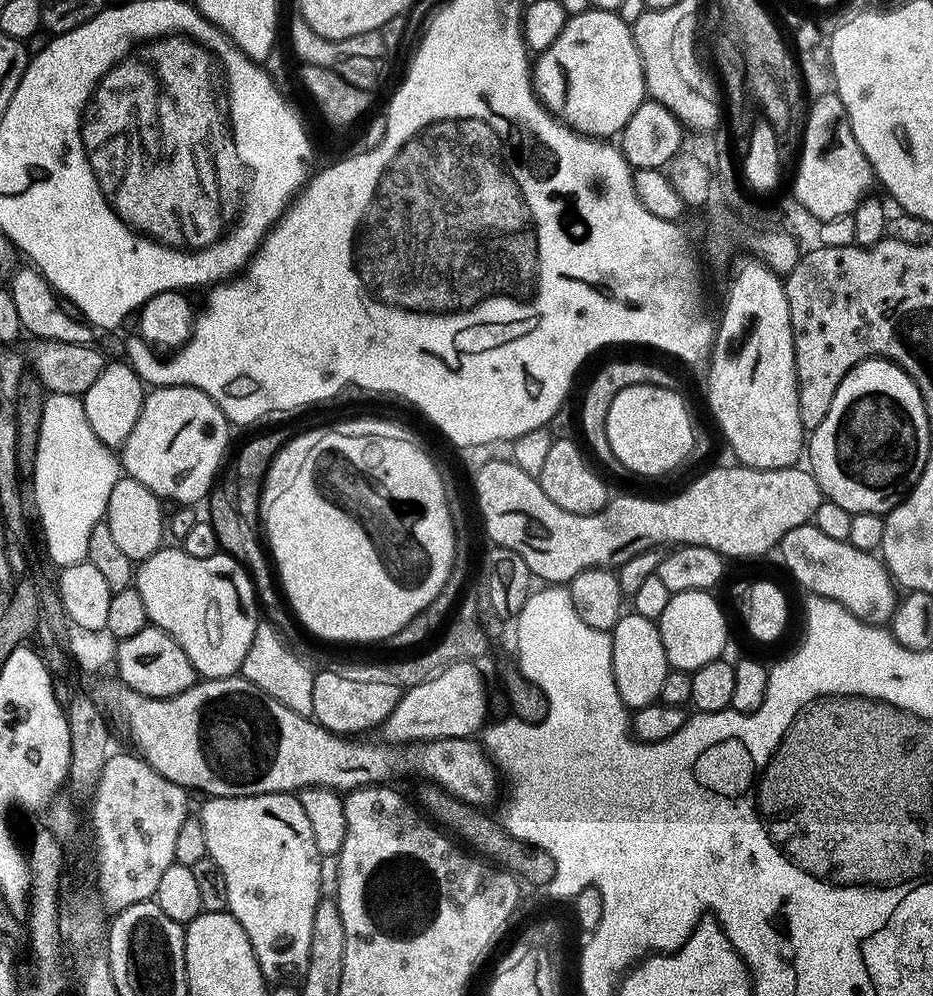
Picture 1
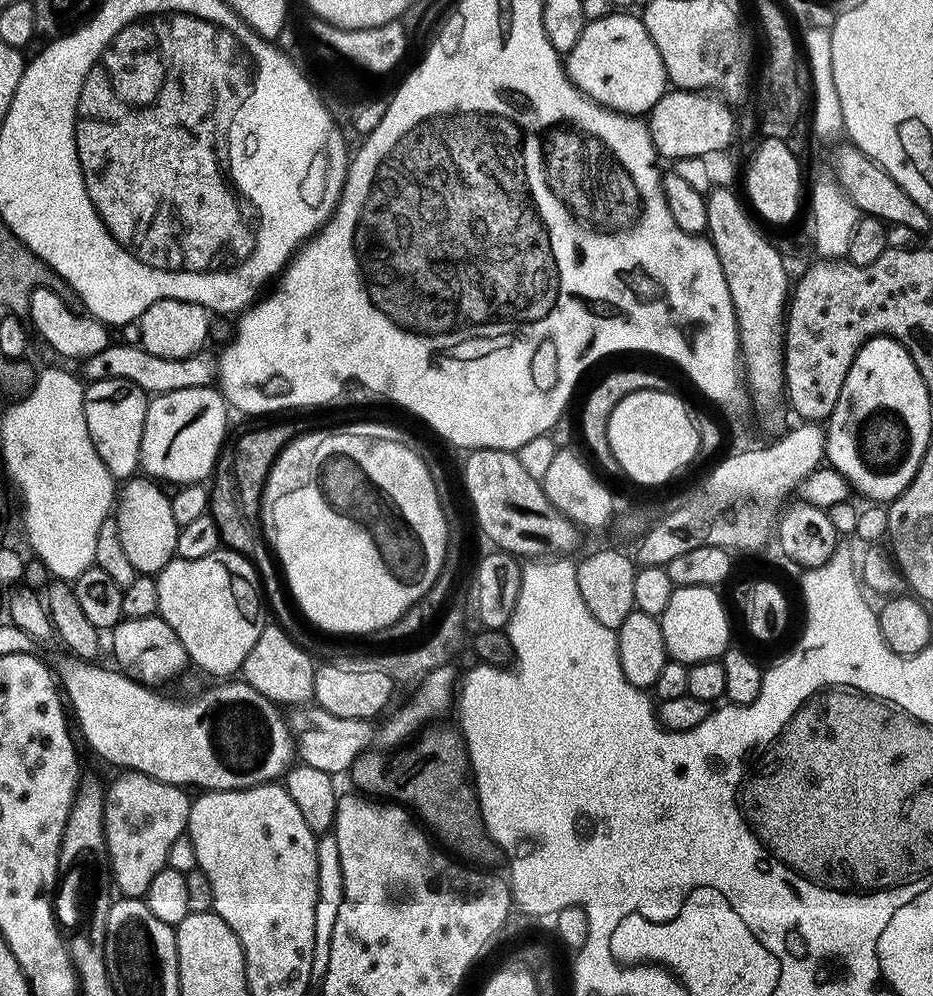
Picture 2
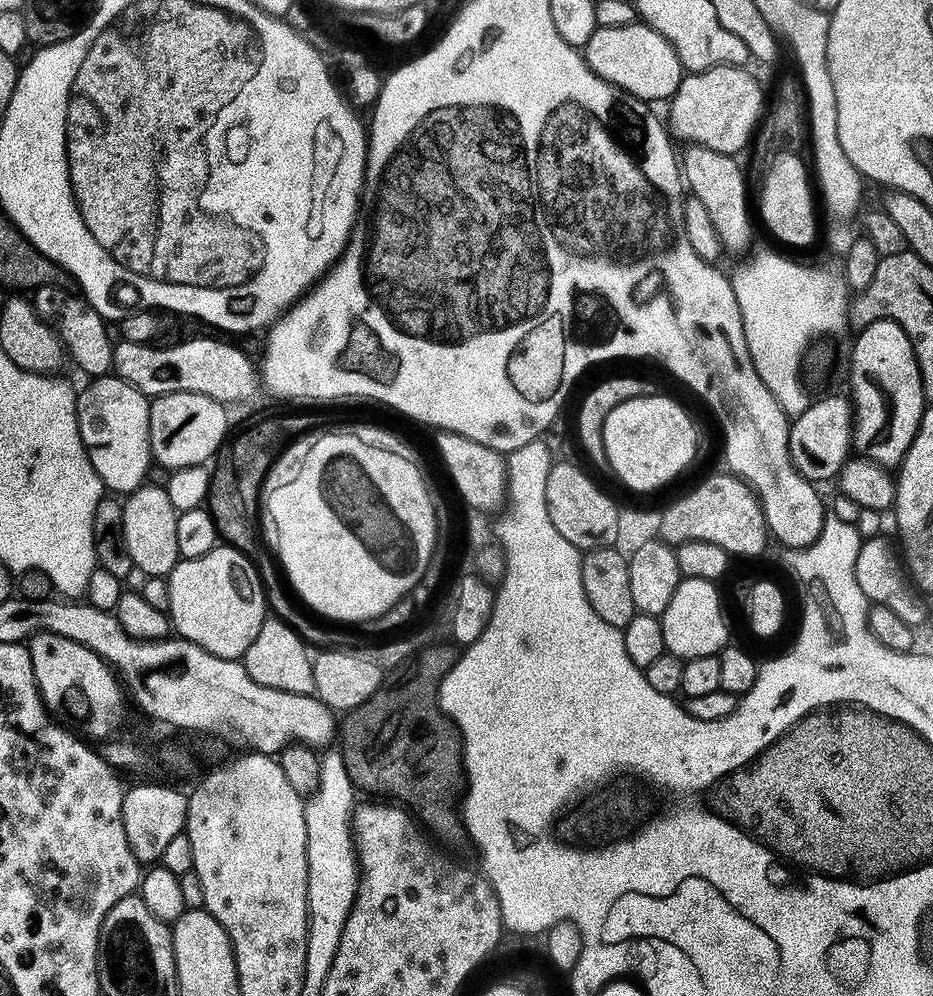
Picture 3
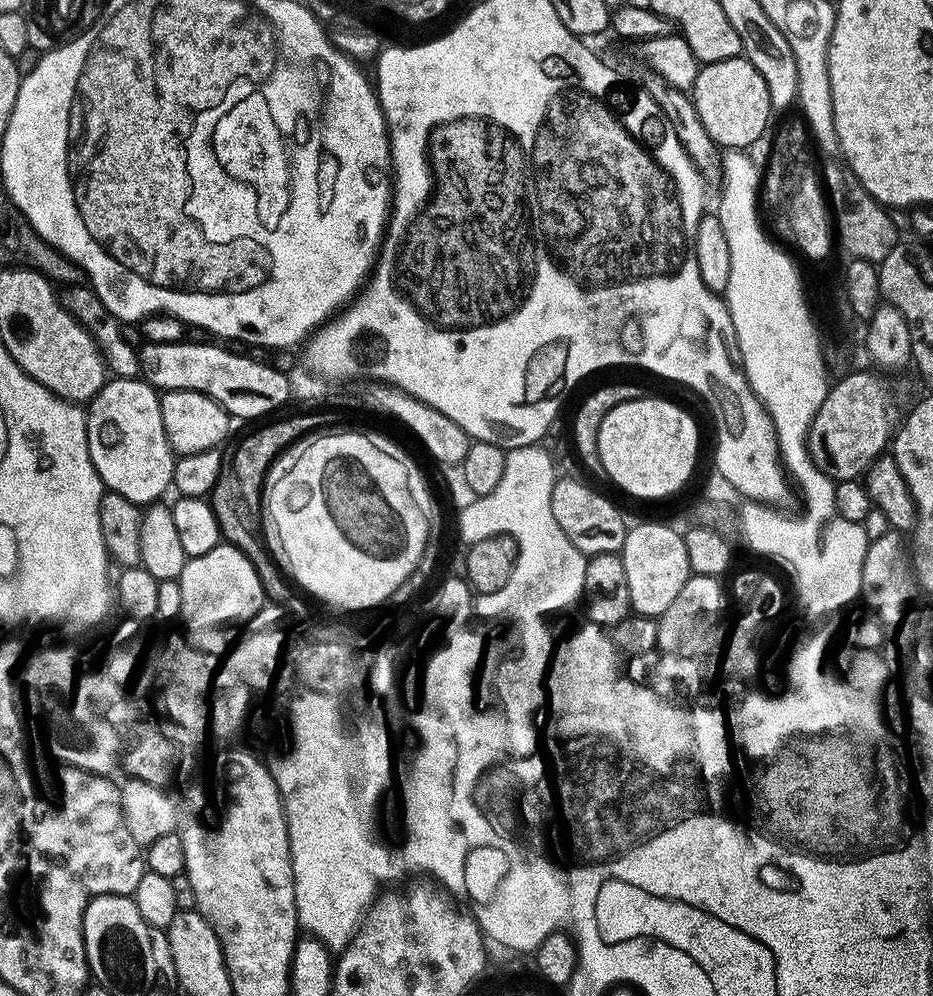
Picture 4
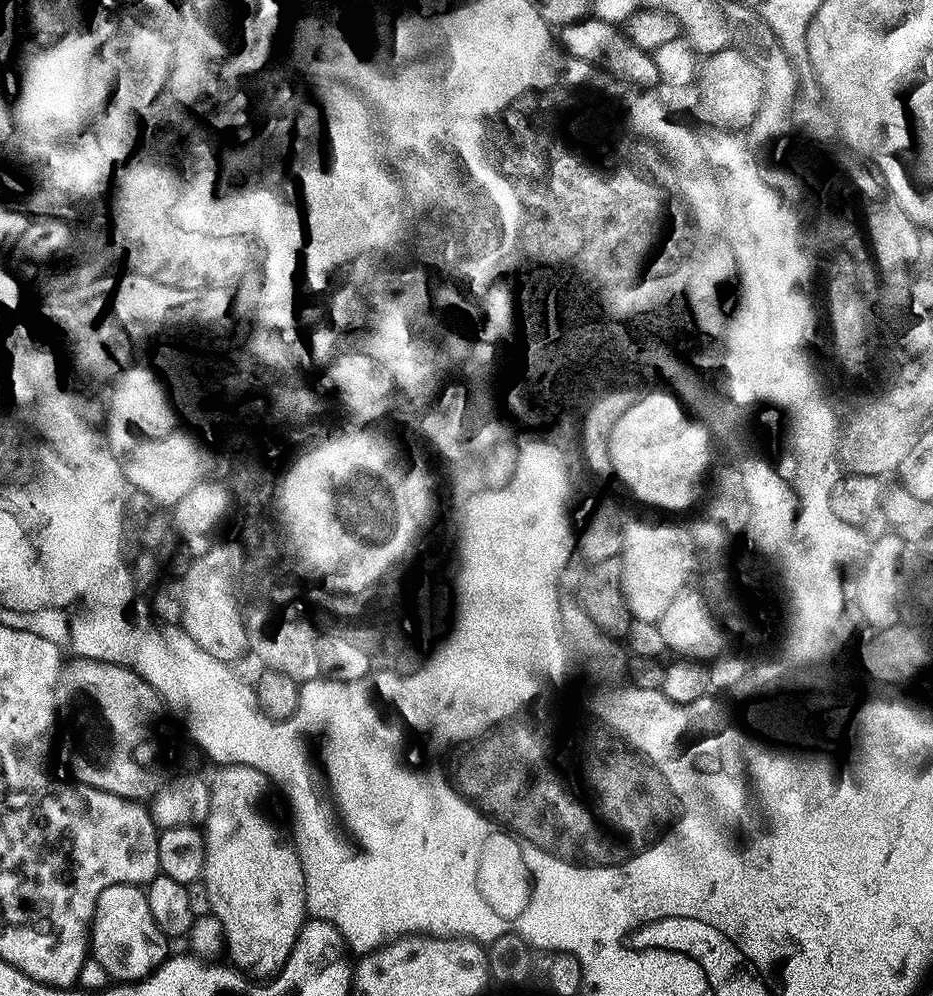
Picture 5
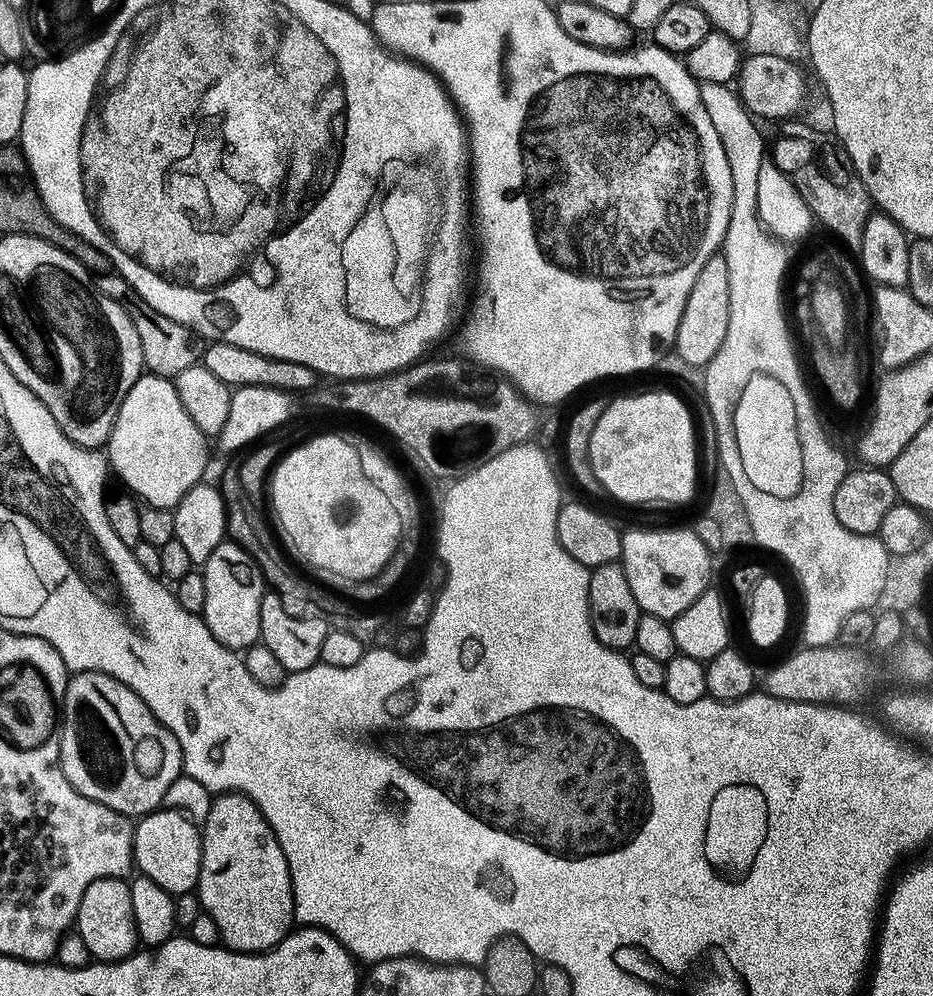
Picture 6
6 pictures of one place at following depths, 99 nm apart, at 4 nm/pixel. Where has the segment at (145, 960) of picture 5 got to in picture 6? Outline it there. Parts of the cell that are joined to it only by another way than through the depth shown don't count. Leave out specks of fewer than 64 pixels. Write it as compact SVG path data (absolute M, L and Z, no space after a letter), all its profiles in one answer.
M111 876L86 886L86 894L76 915L75 931L86 942L89 957L100 962L124 960L138 948L134 910L130 906L129 881Z

